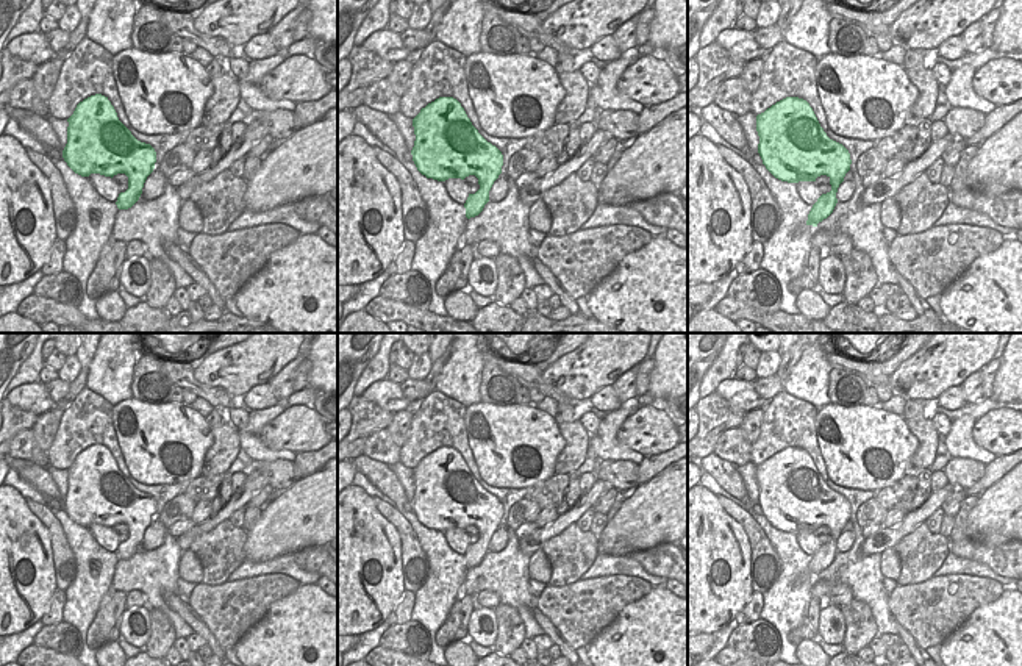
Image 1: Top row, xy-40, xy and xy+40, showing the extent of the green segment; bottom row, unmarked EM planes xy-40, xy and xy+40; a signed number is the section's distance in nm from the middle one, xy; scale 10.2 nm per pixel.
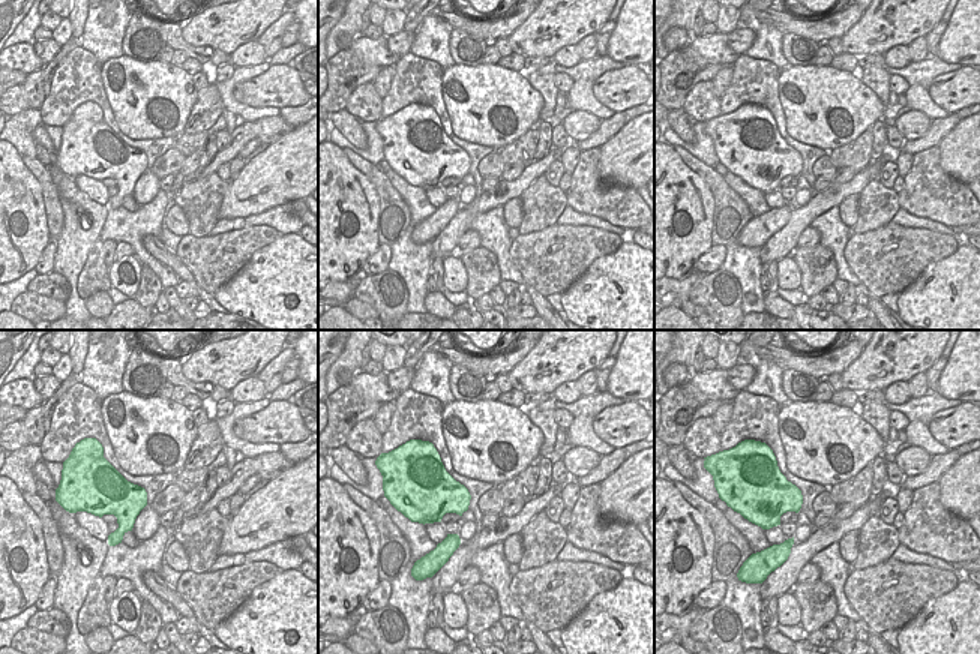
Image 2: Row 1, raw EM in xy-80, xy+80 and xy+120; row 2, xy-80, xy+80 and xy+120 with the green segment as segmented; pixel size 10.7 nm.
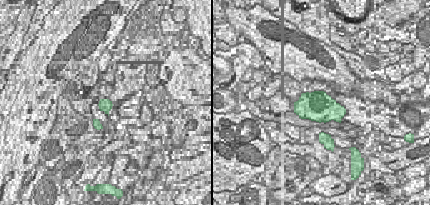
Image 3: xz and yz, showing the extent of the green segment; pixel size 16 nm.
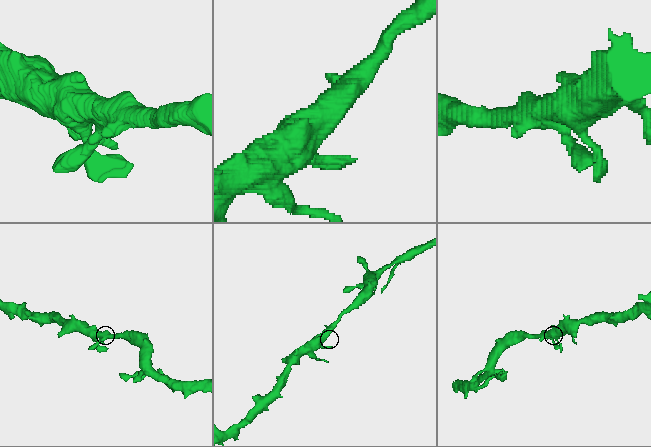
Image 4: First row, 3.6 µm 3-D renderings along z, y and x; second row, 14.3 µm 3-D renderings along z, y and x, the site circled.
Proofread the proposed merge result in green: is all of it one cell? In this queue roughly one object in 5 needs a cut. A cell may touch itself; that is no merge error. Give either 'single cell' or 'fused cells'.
single cell

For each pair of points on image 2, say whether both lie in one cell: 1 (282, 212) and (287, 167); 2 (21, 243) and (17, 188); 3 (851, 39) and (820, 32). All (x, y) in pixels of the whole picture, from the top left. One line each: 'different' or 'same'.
1: different
2: same
3: different

